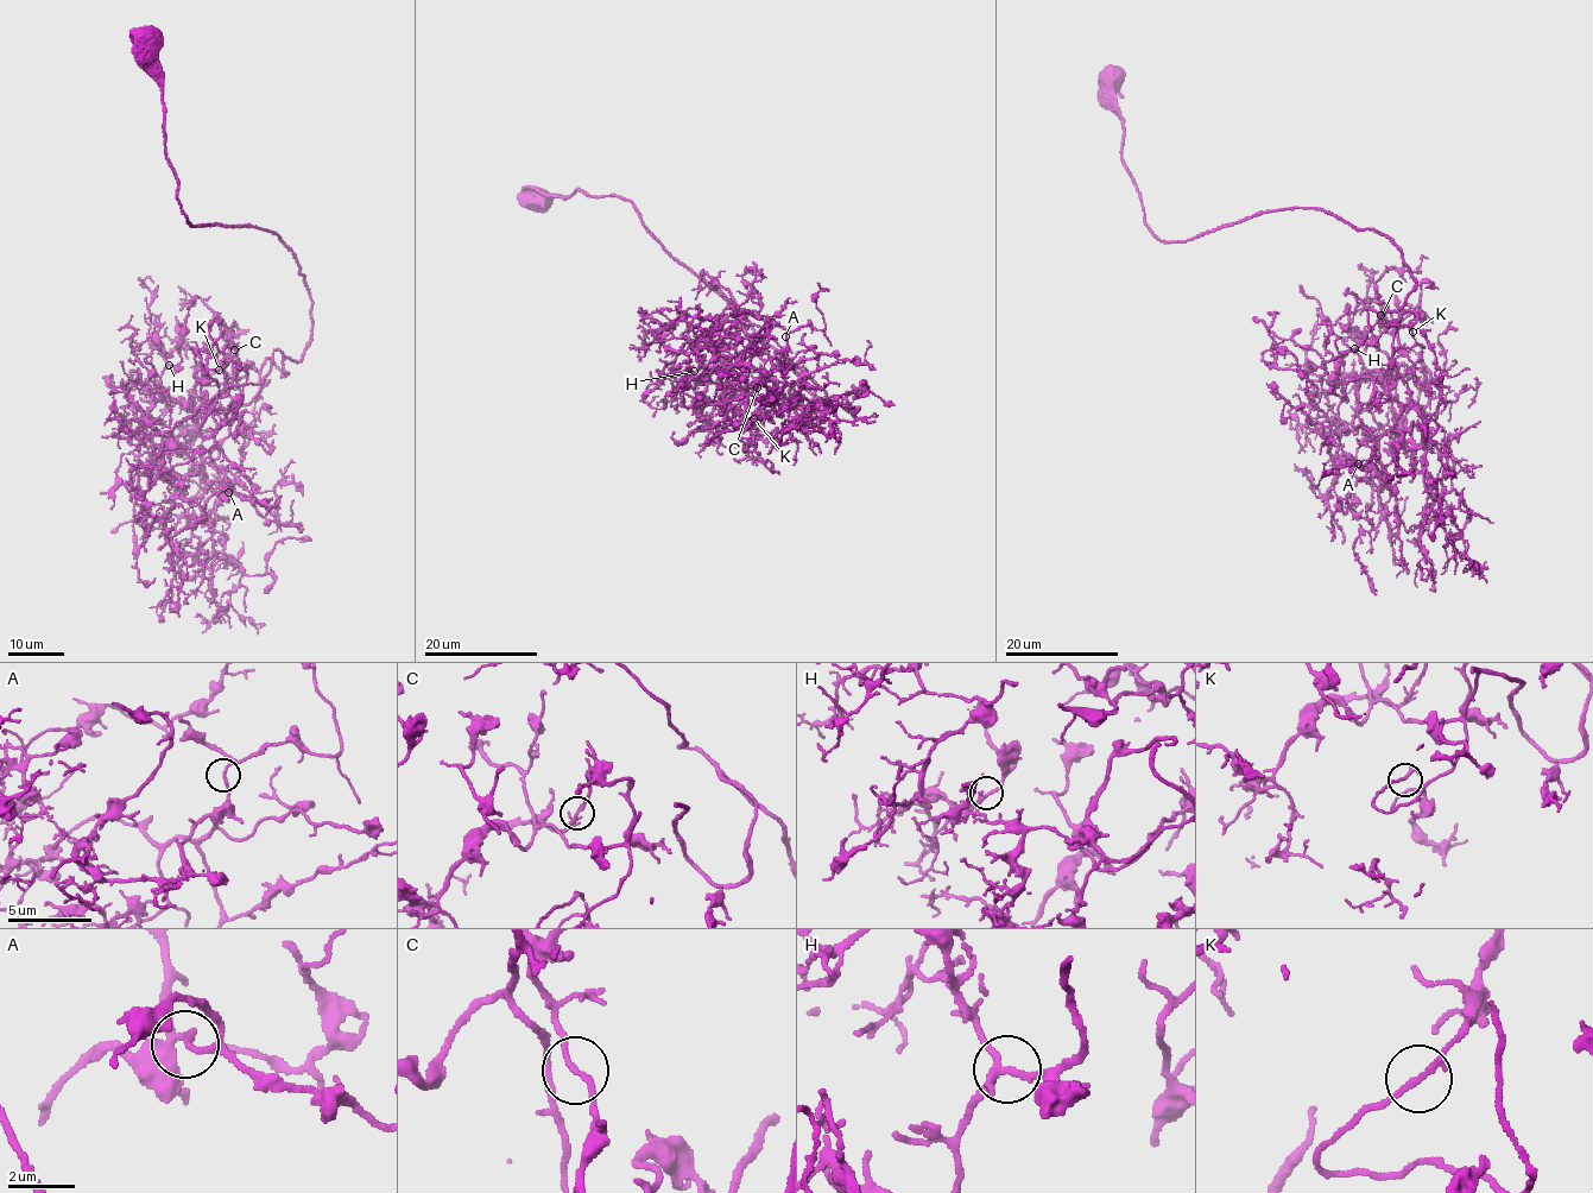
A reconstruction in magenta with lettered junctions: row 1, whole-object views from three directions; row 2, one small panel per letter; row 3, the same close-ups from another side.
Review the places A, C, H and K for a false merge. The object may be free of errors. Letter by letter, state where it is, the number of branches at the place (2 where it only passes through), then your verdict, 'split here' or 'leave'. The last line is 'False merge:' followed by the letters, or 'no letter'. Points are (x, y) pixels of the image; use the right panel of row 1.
A: place (1358, 464); branches 2; leave
C: place (1380, 315); branches 2; leave
H: place (1354, 348); branches 3; leave
K: place (1413, 332); branches 2; leave
False merge: no letter

